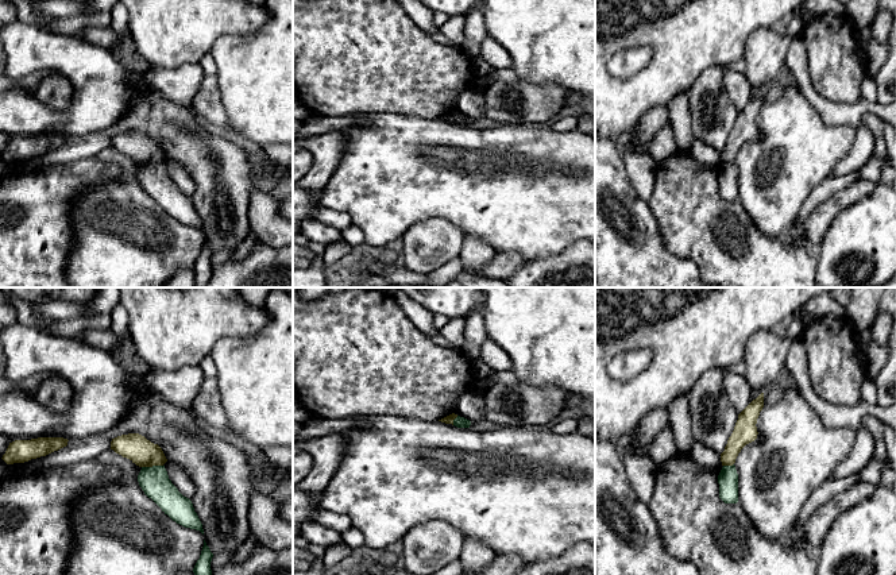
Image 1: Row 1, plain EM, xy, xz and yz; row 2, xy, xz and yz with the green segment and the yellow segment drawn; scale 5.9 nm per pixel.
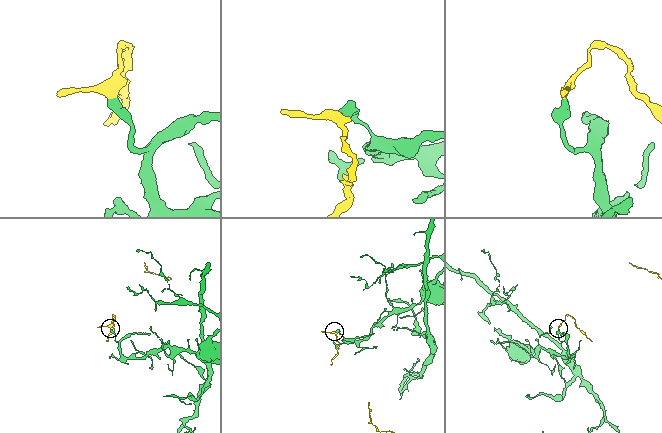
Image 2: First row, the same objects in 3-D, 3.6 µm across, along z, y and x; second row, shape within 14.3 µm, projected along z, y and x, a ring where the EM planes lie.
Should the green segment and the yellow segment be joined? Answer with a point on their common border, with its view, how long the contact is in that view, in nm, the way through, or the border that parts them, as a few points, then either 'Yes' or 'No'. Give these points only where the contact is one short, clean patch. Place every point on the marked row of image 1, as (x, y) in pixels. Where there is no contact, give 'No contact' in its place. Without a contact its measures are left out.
Touches green at xy (151, 467). Shared border 130 nm. Boundary: xy (162, 464), (142, 467). No

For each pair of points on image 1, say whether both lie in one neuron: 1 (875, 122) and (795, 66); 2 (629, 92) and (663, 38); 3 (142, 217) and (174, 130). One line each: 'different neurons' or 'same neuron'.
1: different neurons
2: same neuron
3: different neurons

